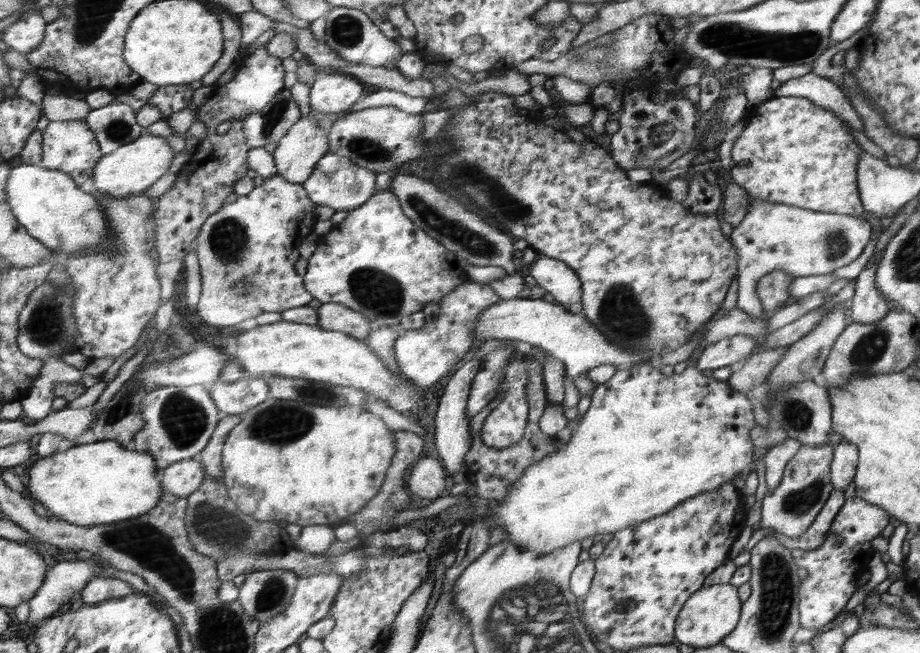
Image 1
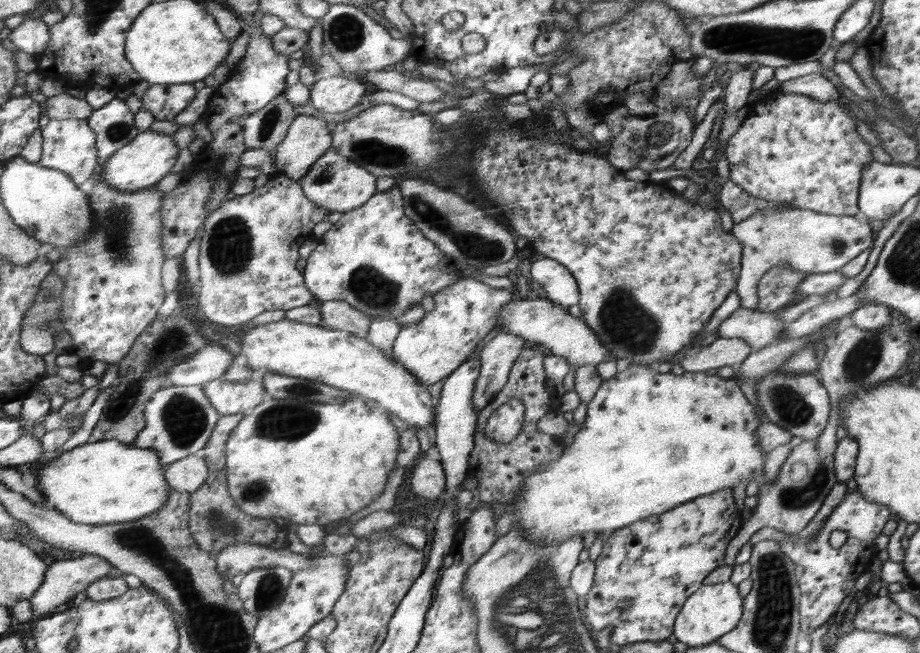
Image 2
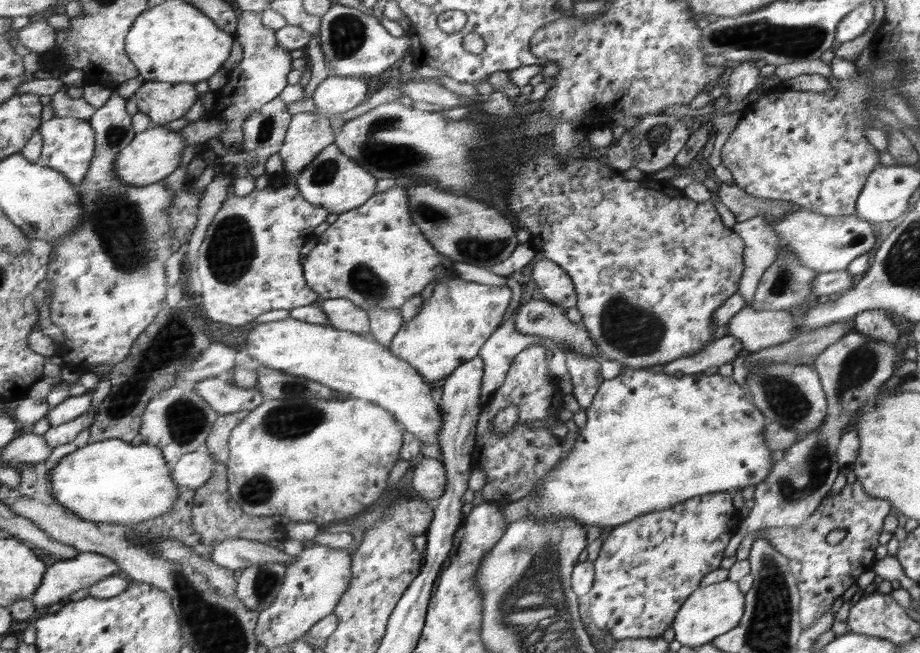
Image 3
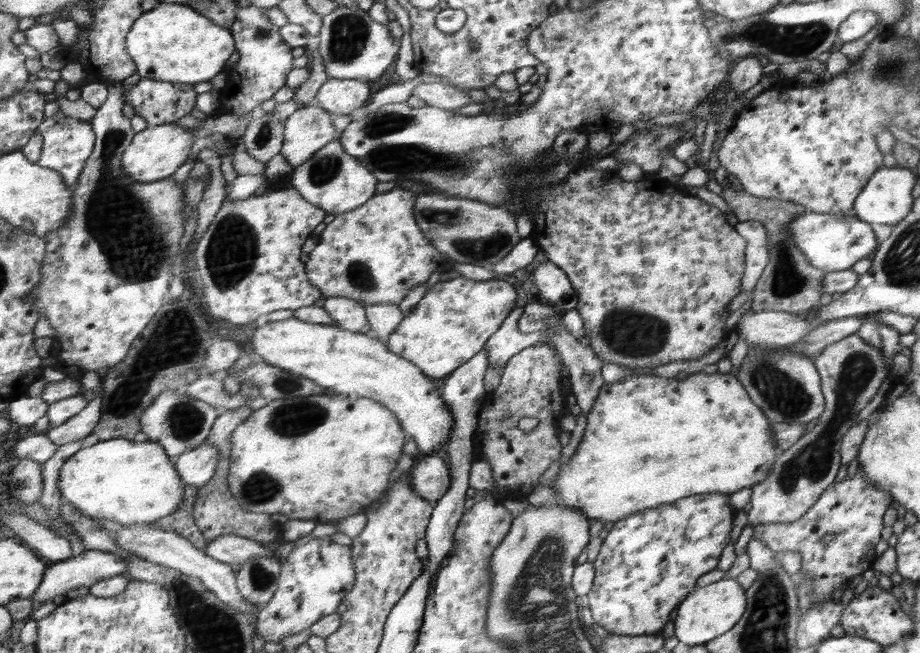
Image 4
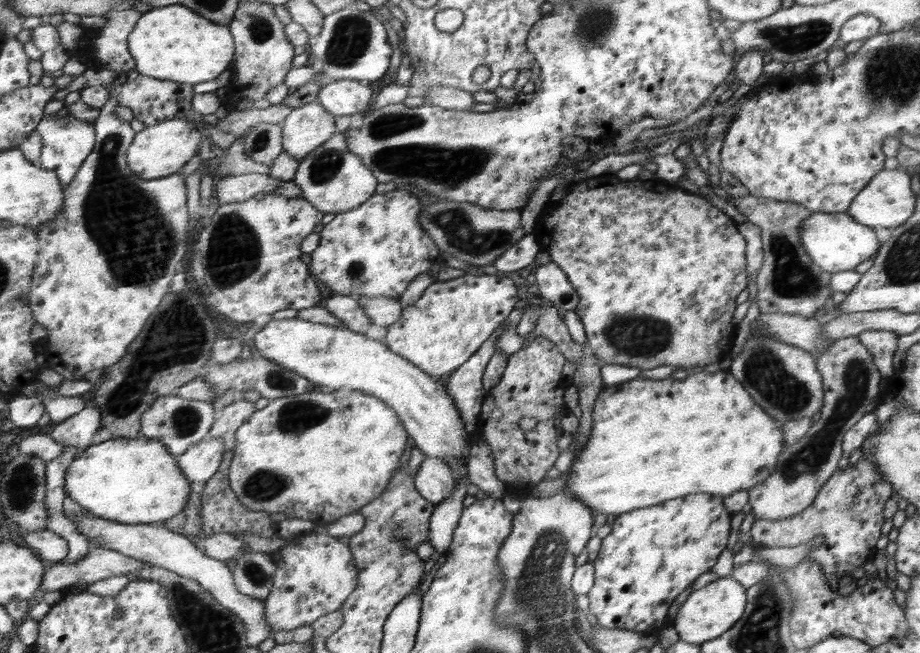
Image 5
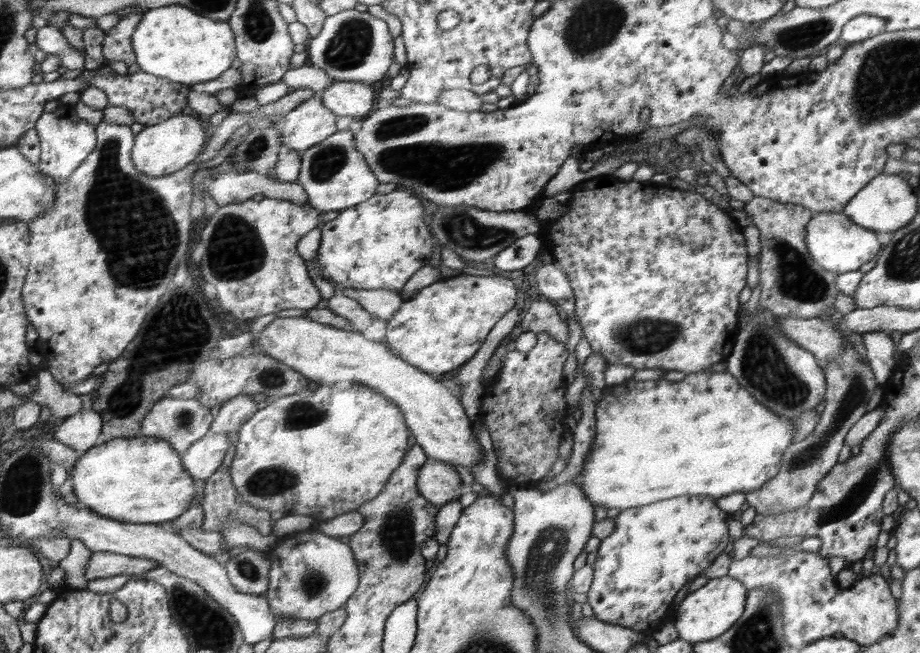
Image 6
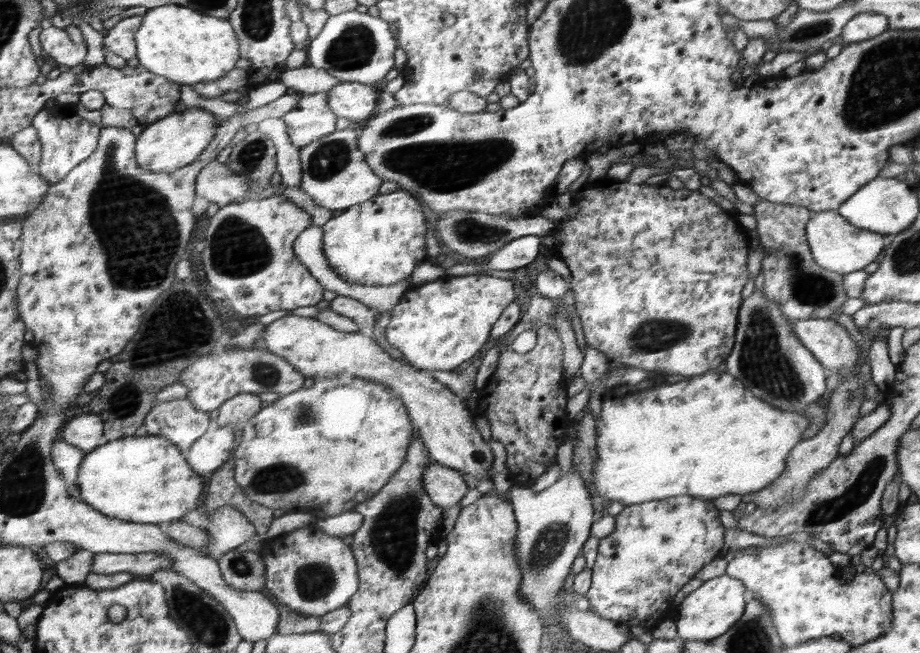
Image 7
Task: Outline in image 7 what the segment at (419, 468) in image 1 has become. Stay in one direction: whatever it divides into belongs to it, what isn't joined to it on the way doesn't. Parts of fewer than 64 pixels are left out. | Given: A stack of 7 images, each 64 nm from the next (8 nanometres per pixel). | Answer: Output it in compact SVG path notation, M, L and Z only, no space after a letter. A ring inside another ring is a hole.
M432 462L426 468L422 474L422 483L432 502L446 509L456 506L468 492L468 484L464 482L464 476L458 472L458 469L440 463Z

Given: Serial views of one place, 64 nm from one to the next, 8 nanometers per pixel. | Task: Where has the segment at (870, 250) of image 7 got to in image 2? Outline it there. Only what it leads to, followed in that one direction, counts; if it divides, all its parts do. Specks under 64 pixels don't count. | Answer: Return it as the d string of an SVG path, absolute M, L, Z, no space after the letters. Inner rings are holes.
M798 207L783 210L781 215L774 209L758 210L746 220L734 224L731 233L745 246L736 292L740 296L740 307L750 309L757 309L760 304L757 286L761 278L776 265L788 263L792 269L808 271L808 274L832 273L840 271L844 264L874 244L870 226L862 224L858 216L820 214Z

